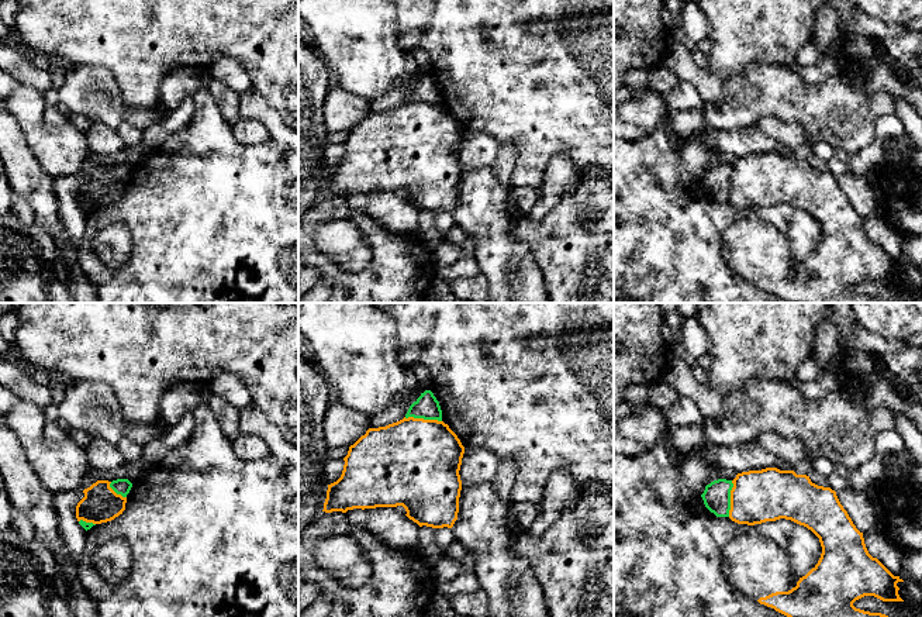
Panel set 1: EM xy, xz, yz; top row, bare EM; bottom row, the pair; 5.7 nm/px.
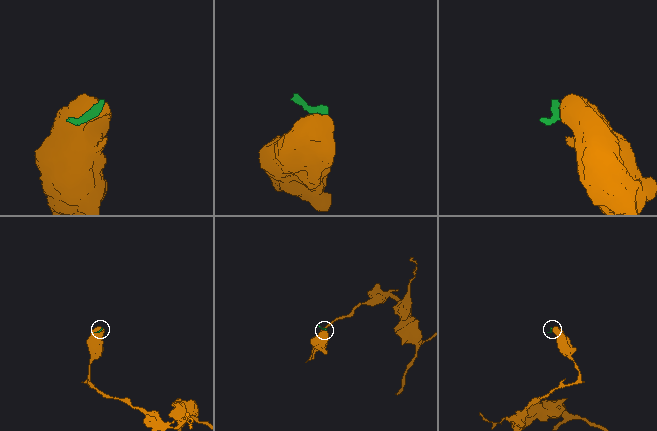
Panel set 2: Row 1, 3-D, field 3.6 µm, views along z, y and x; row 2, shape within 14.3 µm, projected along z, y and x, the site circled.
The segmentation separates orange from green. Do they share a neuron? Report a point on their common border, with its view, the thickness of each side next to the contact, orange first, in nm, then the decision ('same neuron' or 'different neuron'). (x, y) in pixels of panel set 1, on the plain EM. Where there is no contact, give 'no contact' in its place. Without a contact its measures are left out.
xz (422, 103) | 500/140 nm | different neuron

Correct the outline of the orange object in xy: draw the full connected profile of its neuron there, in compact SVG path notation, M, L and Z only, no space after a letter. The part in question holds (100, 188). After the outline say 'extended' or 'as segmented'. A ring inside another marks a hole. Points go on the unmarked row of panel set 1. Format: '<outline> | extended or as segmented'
M97 165L84 173L84 182L76 190L77 206L101 208L114 204L125 194L127 182L117 179L108 165Z | as segmented

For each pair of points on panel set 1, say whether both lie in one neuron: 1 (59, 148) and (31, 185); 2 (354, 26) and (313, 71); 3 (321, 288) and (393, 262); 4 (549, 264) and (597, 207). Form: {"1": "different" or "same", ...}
{"1": "different", "2": "different", "3": "different", "4": "same"}

